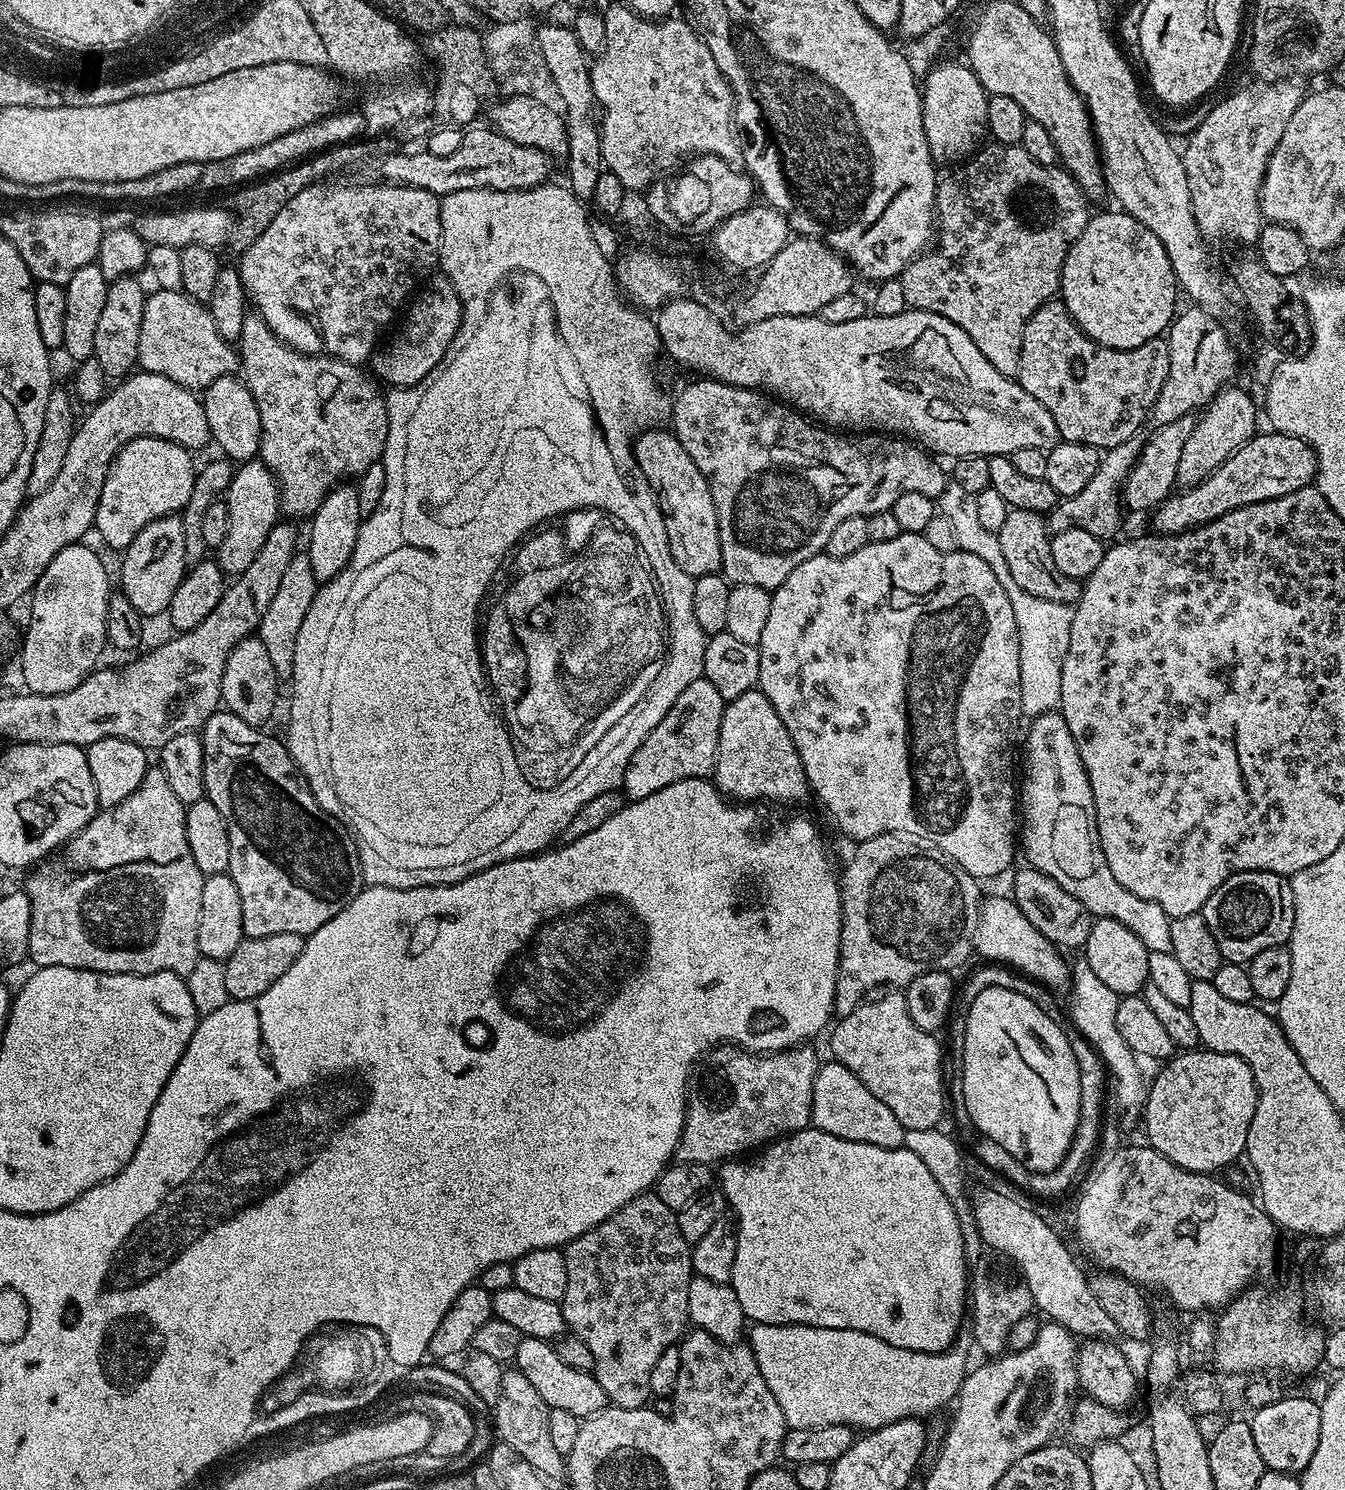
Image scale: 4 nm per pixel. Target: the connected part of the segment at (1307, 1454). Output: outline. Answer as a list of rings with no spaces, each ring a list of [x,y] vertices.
[[[1284,1394],[1279,1400],[1255,1409],[1251,1415],[1254,1442],[1267,1471],[1299,1474],[1306,1470],[1306,1466],[1310,1466],[1310,1458],[1314,1458],[1314,1450],[1318,1450],[1318,1438],[1322,1430],[1322,1414],[1315,1399],[1312,1401],[1308,1396]]]

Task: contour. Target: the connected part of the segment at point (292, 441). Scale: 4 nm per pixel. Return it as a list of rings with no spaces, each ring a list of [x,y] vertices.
[[[249,314],[246,322],[242,322],[238,355],[244,385],[250,390],[260,411],[259,459],[274,474],[276,485],[280,488],[280,511],[288,518],[310,518],[333,488],[349,478],[360,477],[383,457],[388,437],[385,393],[380,393],[381,385],[367,371],[364,373],[363,367],[335,360],[333,356],[305,356],[284,344],[259,314]]]

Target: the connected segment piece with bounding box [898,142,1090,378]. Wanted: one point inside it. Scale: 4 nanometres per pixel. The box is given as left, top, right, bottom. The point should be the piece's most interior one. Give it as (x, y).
(1005, 222)

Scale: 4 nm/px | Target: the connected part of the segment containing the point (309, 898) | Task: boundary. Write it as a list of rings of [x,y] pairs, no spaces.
[[[217,710],[205,721],[202,727],[204,737],[204,795],[214,806],[218,806],[218,811],[222,813],[222,818],[226,818],[226,830],[230,834],[230,866],[227,876],[232,879],[234,886],[238,886],[238,895],[242,897],[242,930],[247,938],[266,938],[266,934],[298,934],[305,938],[317,932],[334,914],[338,914],[348,905],[360,889],[365,887],[364,875],[360,869],[360,849],[354,839],[353,833],[349,831],[343,820],[337,816],[332,816],[314,798],[310,790],[307,778],[296,765],[296,759],[288,752],[288,745],[283,739],[275,740],[272,736],[267,736],[255,724],[242,722],[232,712],[227,710]]]

